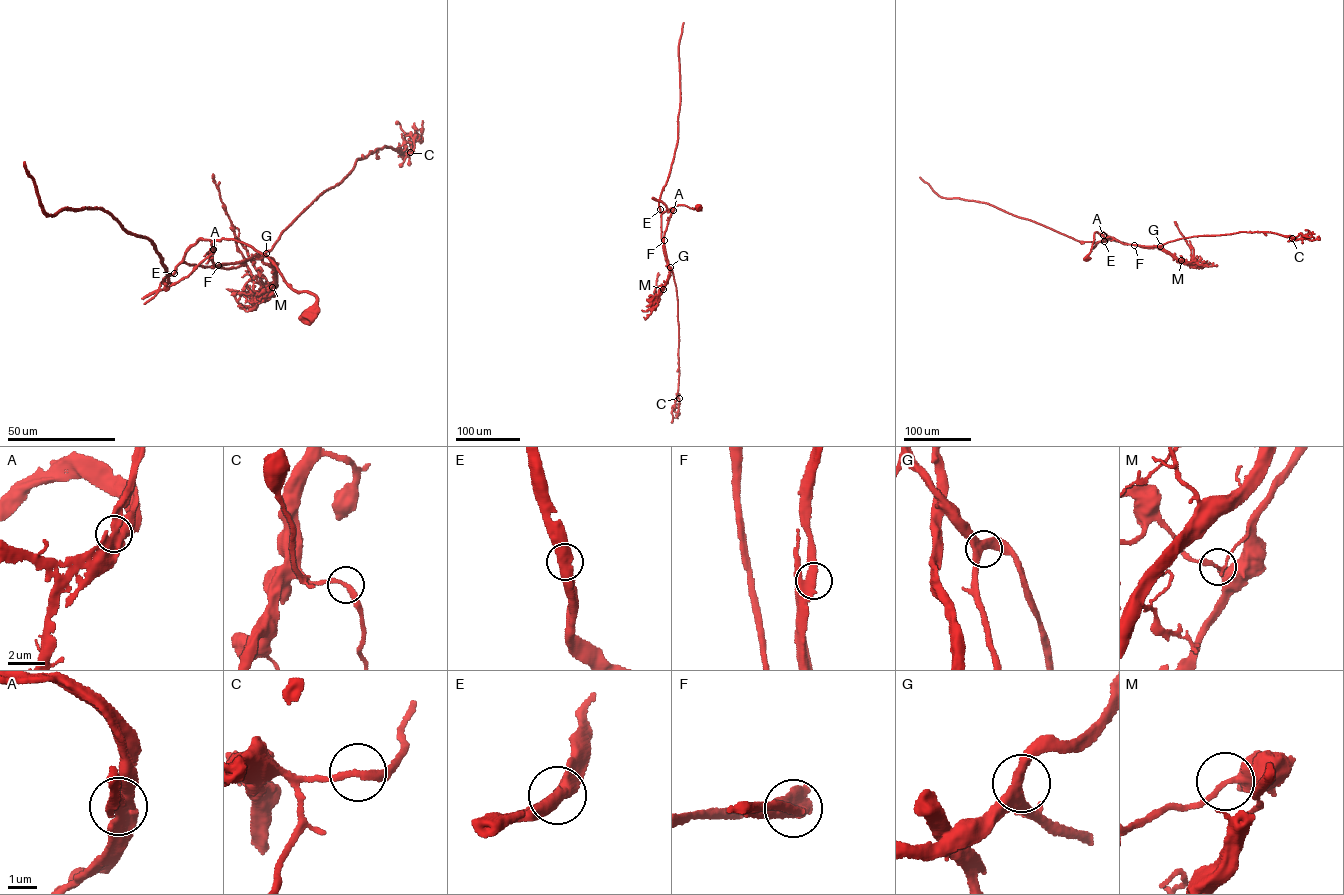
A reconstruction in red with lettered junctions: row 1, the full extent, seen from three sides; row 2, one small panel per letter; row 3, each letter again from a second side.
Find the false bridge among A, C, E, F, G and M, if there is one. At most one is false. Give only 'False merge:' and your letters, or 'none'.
False merge: none

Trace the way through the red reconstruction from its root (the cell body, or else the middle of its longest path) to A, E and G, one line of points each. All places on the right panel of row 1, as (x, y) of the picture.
A: (1087, 258), (1095, 232), (1102, 235)
E: (1087, 258), (1095, 232), (1105, 233), (1108, 239), (1104, 242)
G: (1087, 258), (1096, 232), (1124, 244), (1160, 246)

